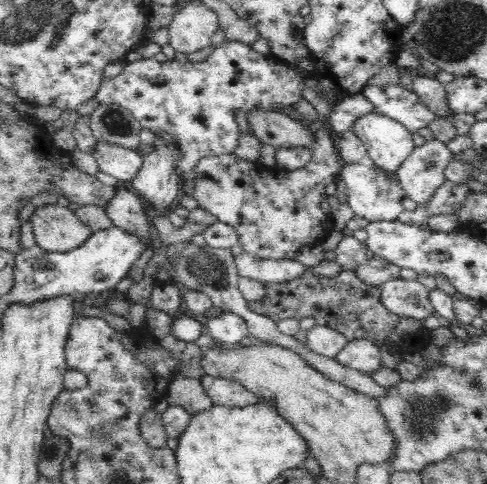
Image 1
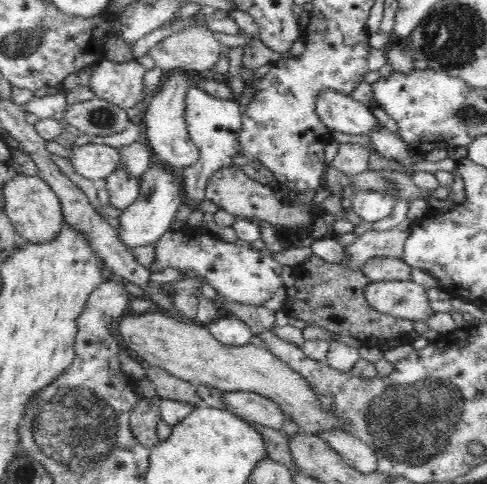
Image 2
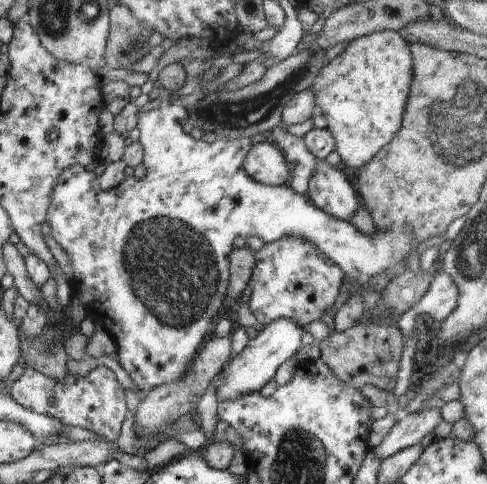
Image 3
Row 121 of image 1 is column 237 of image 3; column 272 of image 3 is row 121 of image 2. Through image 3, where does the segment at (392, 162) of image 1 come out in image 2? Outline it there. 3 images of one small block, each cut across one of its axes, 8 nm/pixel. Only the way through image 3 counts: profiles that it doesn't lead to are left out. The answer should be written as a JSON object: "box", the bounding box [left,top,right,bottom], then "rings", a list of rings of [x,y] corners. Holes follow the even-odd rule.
{"box":[316,90,380,134],"rings":[[[336,90],[320,92],[316,100],[316,114],[330,128],[344,134],[370,134],[380,122],[374,118],[372,108],[352,100],[352,96]]]}

